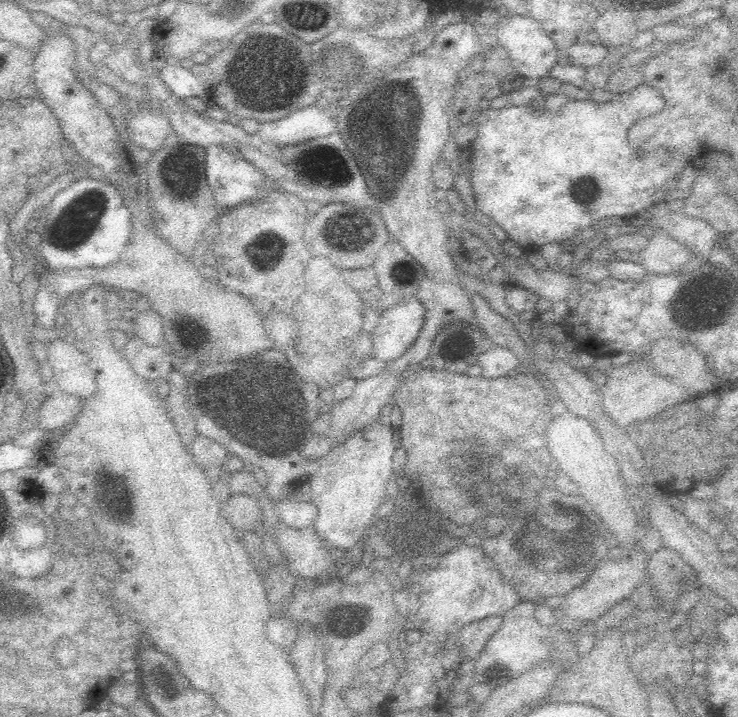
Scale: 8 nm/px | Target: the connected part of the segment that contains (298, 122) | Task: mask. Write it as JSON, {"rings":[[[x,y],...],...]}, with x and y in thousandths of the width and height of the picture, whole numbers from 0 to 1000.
{"rings":[[[438,145],[401,153],[377,170],[360,173],[350,184],[352,184],[352,190],[374,198],[377,204],[401,201],[401,198],[412,198],[412,195],[423,195],[423,192],[439,192],[447,184],[453,184],[457,167],[453,167],[455,158],[444,156],[447,148],[432,149],[435,146]]]}

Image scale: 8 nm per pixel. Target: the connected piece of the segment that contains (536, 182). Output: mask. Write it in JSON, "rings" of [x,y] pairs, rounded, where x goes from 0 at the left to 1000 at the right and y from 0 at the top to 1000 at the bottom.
{"rings":[[[867,117],[867,120],[862,120],[859,126],[854,126],[854,128],[848,128],[848,131],[840,131],[840,134],[835,134],[835,137],[827,139],[827,142],[816,142],[816,145],[813,145],[813,142],[802,142],[802,139],[775,139],[772,145],[764,145],[756,156],[748,156],[748,153],[743,153],[743,151],[726,151],[726,148],[721,148],[721,145],[713,145],[713,148],[686,148],[686,151],[680,151],[680,153],[667,152],[664,149],[654,152],[656,156],[653,156],[653,153],[650,156],[640,156],[636,174],[642,183],[642,190],[638,198],[640,204],[637,204],[633,211],[640,212],[640,232],[634,229],[634,237],[637,243],[640,243],[638,255],[640,259],[642,259],[642,268],[645,268],[645,276],[642,276],[642,279],[645,279],[645,290],[648,290],[653,298],[659,298],[659,301],[667,304],[667,307],[653,304],[653,307],[656,307],[656,317],[659,319],[683,319],[686,333],[701,338],[709,347],[718,346],[718,343],[730,343],[740,349],[740,344],[747,338],[762,338],[779,326],[797,322],[805,307],[829,301],[833,307],[840,307],[841,311],[848,312],[848,310],[854,310],[854,304],[860,305],[869,296],[873,296],[877,290],[882,290],[885,286],[883,282],[881,282],[883,268],[889,271],[889,273],[883,273],[888,279],[892,273],[892,268],[894,268],[892,262],[897,262],[897,257],[900,257],[902,251],[905,251],[908,257],[913,257],[908,248],[921,248],[927,232],[932,229],[932,223],[930,223],[927,218],[913,215],[911,223],[905,223],[905,218],[900,218],[900,220],[902,220],[902,229],[886,229],[886,232],[883,232],[886,218],[870,218],[870,215],[864,218],[864,215],[859,212],[859,206],[851,201],[848,187],[851,187],[854,176],[862,173],[862,167],[867,167],[867,165],[873,166],[878,165],[881,159],[889,159],[897,148],[900,148],[900,139],[897,139],[894,126]]]}

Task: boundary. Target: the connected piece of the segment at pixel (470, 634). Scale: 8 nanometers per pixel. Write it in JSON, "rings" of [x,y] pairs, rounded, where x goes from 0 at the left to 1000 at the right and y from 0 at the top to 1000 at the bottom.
{"rings":[[[683,856],[675,859],[661,859],[653,868],[640,868],[634,873],[629,873],[621,884],[623,890],[623,912],[629,921],[637,918],[648,918],[648,912],[656,907],[661,890],[675,879],[678,868]]]}

